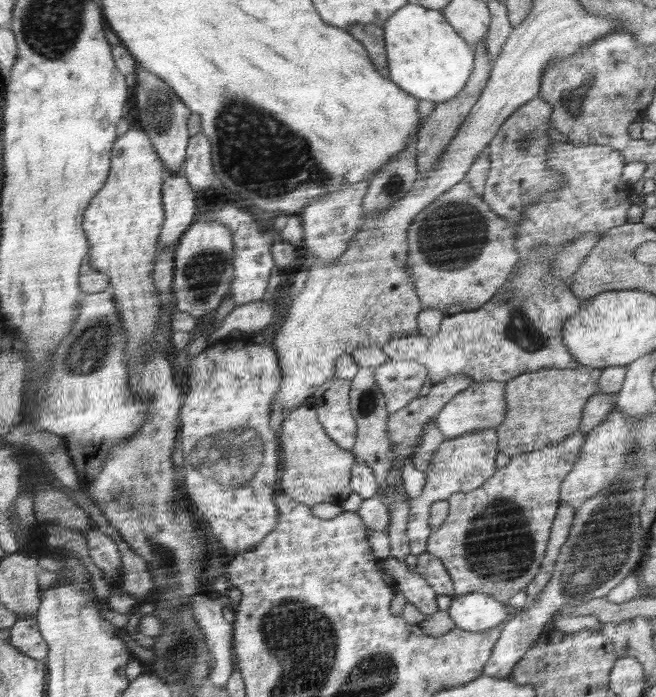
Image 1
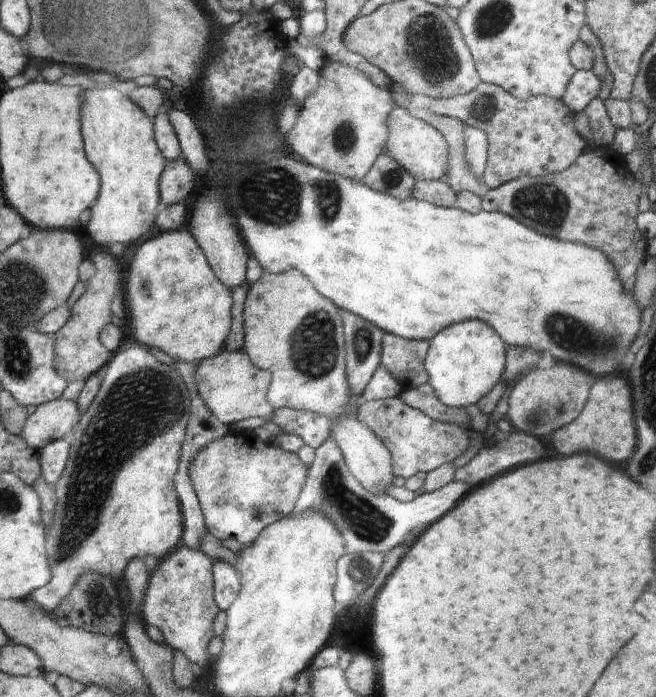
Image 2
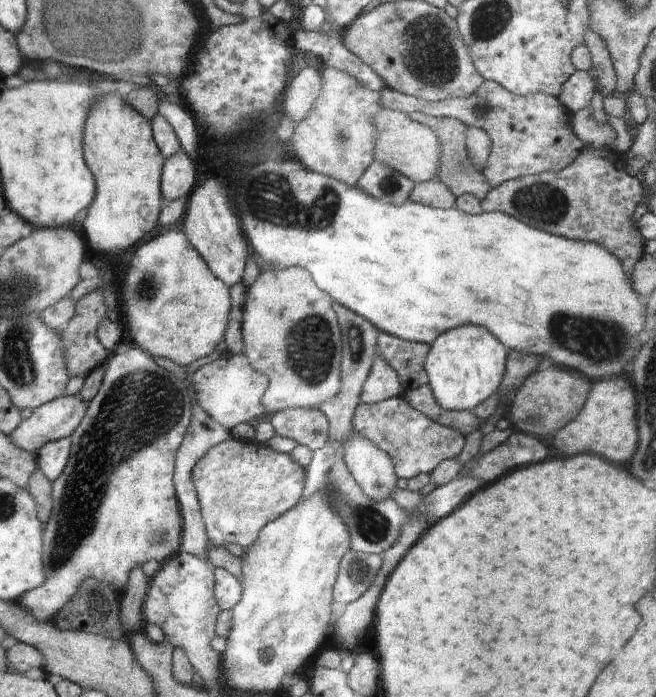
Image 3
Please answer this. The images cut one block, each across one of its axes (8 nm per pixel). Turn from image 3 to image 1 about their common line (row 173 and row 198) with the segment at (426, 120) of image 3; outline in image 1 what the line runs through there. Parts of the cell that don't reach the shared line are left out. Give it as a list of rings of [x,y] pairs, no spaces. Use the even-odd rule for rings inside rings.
[[[460,181],[448,193],[442,194],[426,209],[422,209],[408,230],[408,243],[412,273],[418,285],[422,286],[418,288],[418,298],[423,309],[440,309],[444,316],[450,316],[480,308],[490,301],[519,261],[519,254],[516,253],[516,230],[518,224],[496,214],[484,200],[484,194],[474,196],[471,186],[464,181]]]

